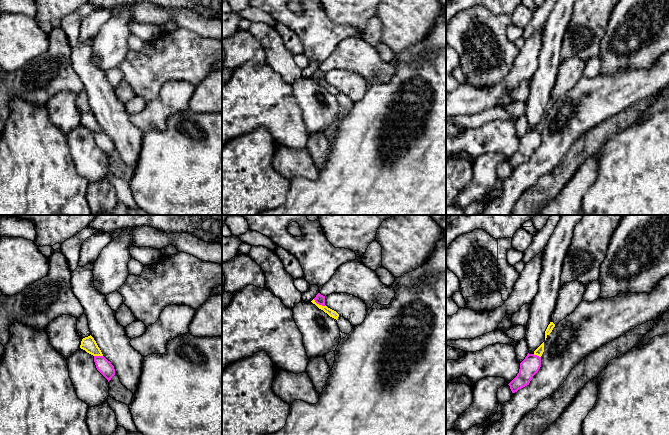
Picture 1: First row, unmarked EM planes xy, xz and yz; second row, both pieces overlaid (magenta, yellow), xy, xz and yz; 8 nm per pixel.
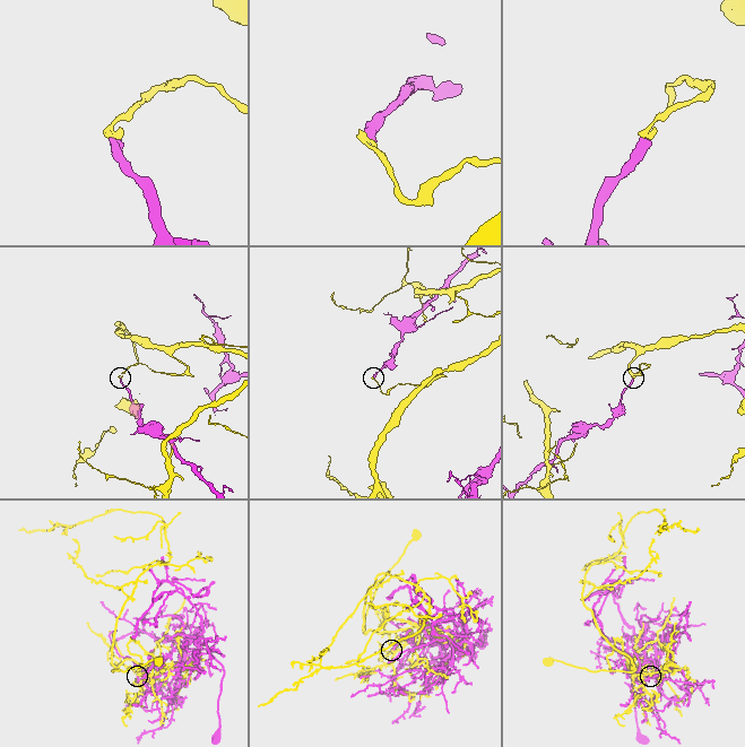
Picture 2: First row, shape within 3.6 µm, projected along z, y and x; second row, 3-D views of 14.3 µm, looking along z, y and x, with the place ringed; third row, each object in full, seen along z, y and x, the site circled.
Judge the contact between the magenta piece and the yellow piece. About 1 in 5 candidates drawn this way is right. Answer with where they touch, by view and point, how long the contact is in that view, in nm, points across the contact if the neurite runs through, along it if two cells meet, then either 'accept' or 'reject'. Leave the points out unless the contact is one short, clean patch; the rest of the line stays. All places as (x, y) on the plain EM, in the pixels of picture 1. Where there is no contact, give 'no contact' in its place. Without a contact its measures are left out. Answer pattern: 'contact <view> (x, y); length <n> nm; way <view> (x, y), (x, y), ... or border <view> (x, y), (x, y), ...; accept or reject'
contact xz (319, 80); length 120 nm; border xz (313, 75), (325, 82); reject

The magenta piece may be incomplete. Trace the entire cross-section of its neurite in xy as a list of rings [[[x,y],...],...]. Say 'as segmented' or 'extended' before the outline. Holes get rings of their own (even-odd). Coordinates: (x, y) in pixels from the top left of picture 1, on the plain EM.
as segmented | [[[94,132],[94,138],[97,146],[108,156],[115,151],[114,142],[104,132]]]

